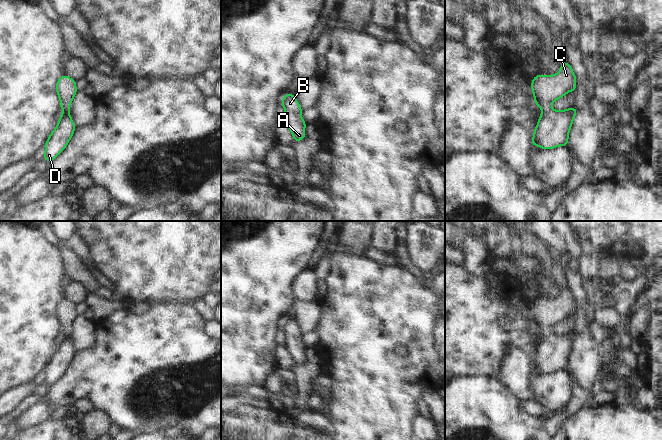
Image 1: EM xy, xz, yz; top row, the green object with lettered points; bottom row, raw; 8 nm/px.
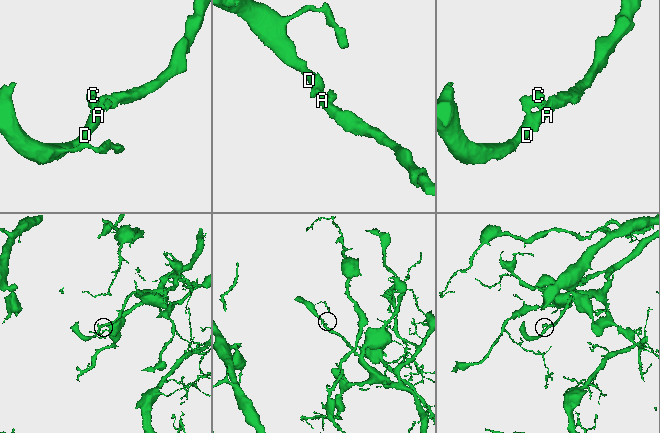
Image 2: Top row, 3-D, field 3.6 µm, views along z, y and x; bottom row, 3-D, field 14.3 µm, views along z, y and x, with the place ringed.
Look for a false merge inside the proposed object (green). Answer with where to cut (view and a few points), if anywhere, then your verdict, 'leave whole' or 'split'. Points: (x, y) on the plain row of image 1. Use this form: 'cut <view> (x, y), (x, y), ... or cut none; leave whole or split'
cut none; leave whole

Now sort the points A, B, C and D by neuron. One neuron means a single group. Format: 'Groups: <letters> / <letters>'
Groups: A B C D.

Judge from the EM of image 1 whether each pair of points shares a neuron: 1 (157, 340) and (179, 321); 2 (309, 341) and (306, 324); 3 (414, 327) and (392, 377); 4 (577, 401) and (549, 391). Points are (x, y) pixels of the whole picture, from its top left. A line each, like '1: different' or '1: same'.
1: same
2: different
3: same
4: different

